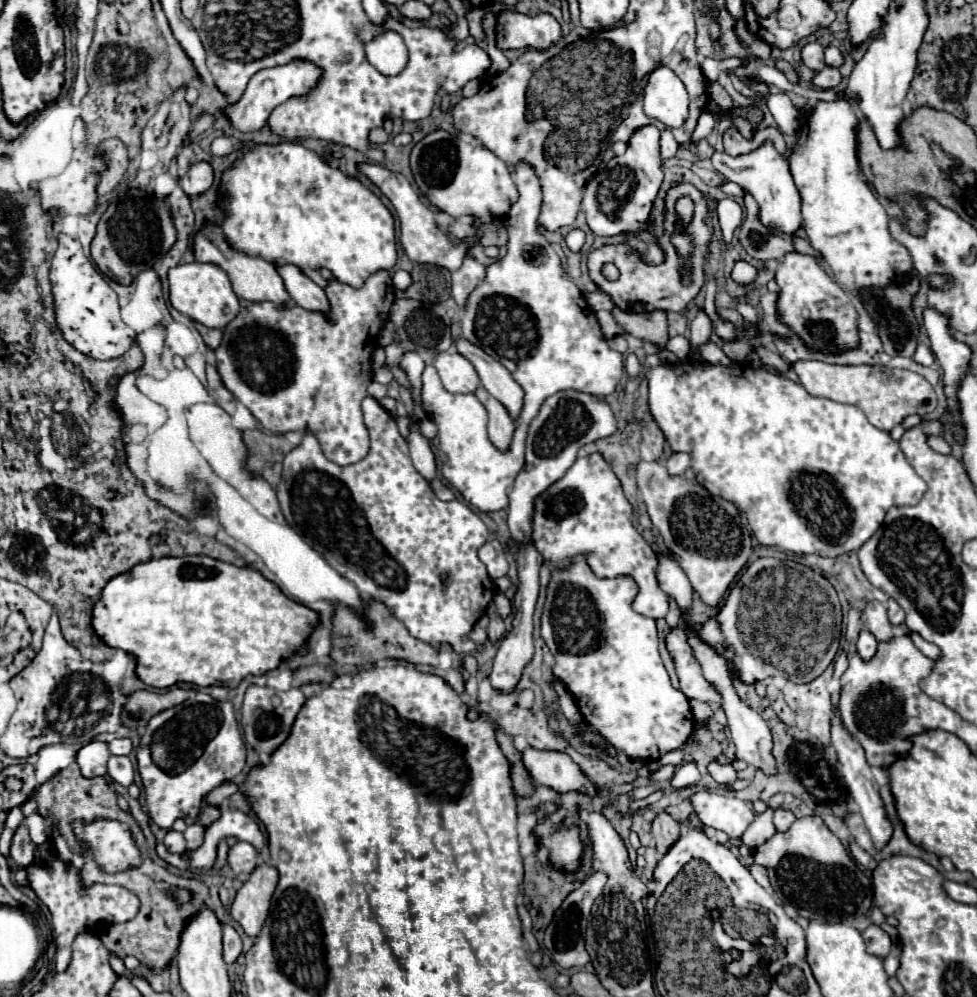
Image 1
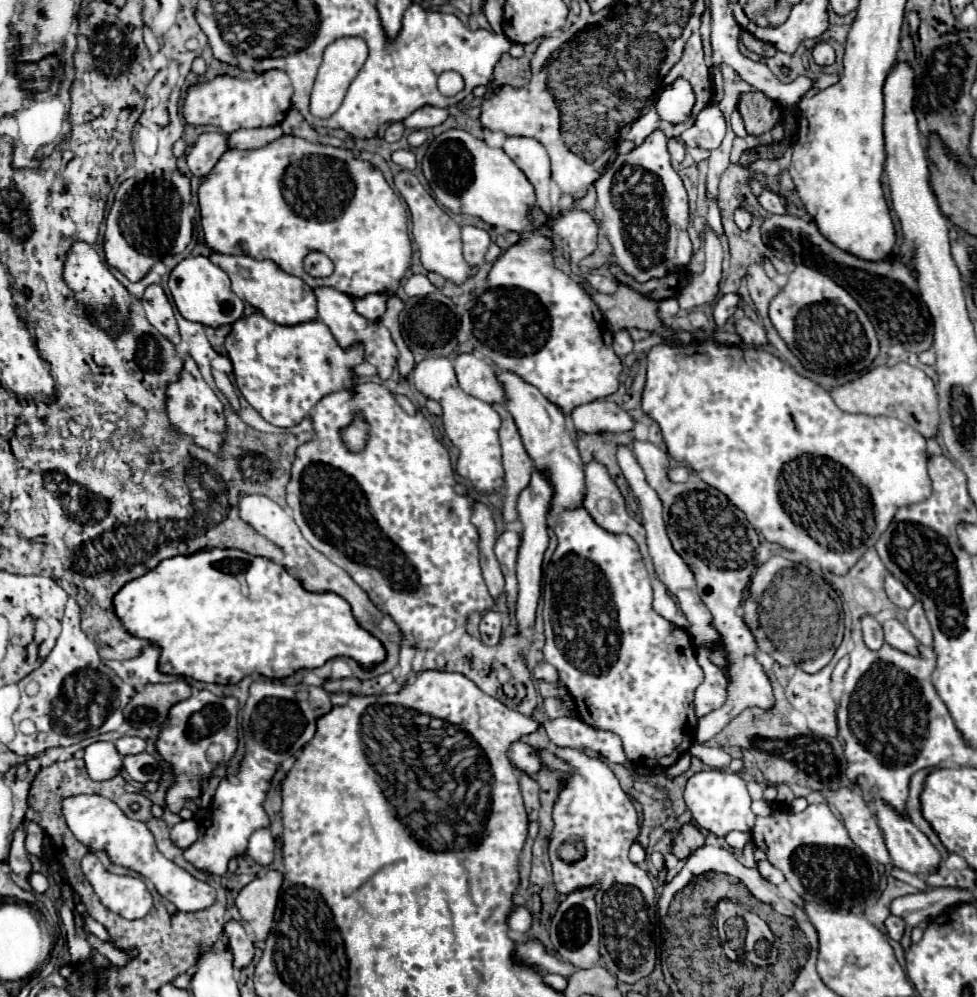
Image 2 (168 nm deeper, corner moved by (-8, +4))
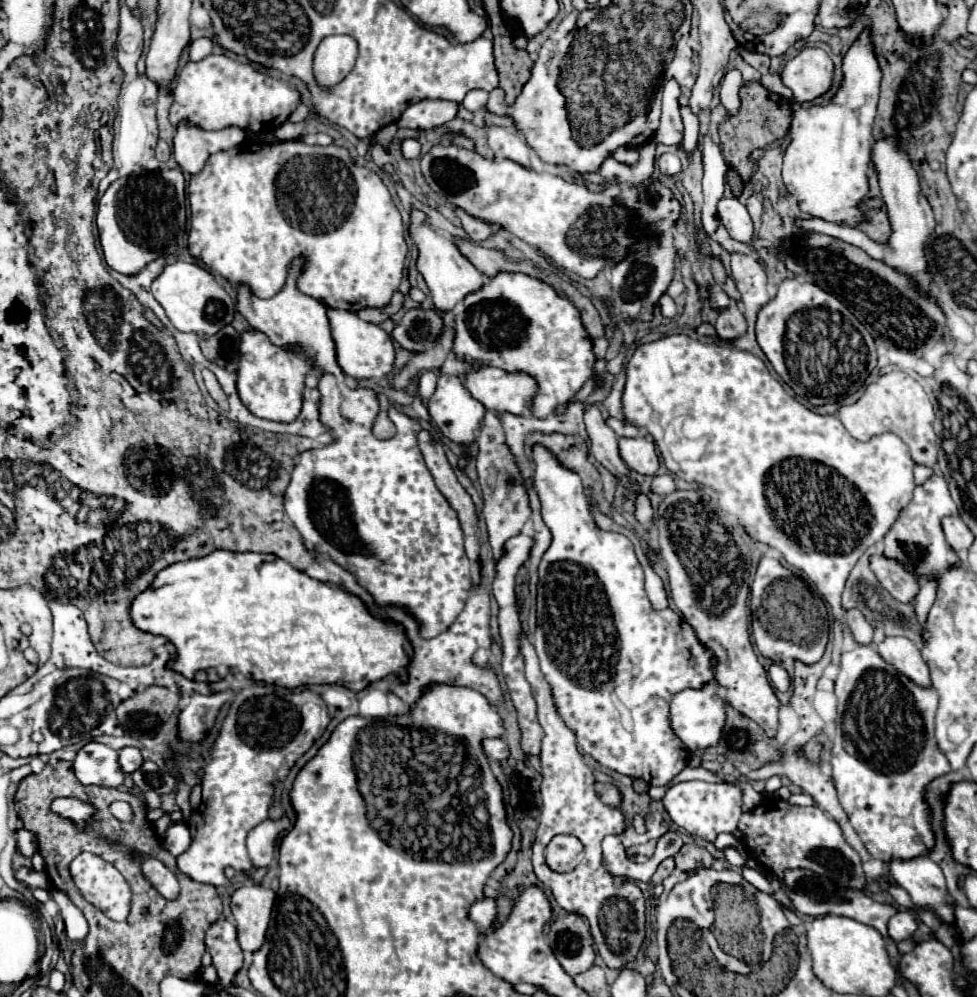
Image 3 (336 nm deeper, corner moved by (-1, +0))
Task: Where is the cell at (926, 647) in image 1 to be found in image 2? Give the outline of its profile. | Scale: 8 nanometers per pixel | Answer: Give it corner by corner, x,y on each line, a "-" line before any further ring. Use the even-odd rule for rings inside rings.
916,601
908,613
906,613
906,625
910,629
910,633
922,643
922,645
932,645
932,629
928,625
928,619
924,617
924,609
920,605
920,601

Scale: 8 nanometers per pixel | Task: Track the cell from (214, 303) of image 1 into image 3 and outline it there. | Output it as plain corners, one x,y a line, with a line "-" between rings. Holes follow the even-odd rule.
175,261
163,269
153,281
153,297
165,309
167,317
179,331
193,331
197,335
215,335
233,321
235,303
223,285
201,265

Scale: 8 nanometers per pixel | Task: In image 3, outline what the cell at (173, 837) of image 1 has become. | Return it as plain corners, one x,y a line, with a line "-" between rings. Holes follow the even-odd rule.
171,823
169,829
163,835
163,845
175,857
181,855
181,853
185,853
189,849
189,845
191,845
189,827
185,823

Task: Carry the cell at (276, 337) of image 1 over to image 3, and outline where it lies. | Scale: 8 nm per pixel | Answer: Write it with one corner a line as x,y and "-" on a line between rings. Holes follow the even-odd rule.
249,329
241,335
241,363
237,389
243,405
257,417
269,421
295,421
301,411
303,397
303,379
311,371
309,361
305,357
297,357
297,353
289,353
285,349
277,349
261,331

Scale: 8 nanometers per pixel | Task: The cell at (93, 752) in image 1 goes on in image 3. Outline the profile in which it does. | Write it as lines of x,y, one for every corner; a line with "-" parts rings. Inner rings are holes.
97,741
81,747
73,769
83,785
119,787
125,781
125,773
119,765
119,753

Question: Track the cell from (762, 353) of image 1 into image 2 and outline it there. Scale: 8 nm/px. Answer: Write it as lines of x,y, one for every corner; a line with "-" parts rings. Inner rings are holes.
742,317
742,319
736,323
736,333
742,337
742,341
744,341
748,347
768,345
764,327
762,327
760,323
754,323
754,321
746,319
746,317

